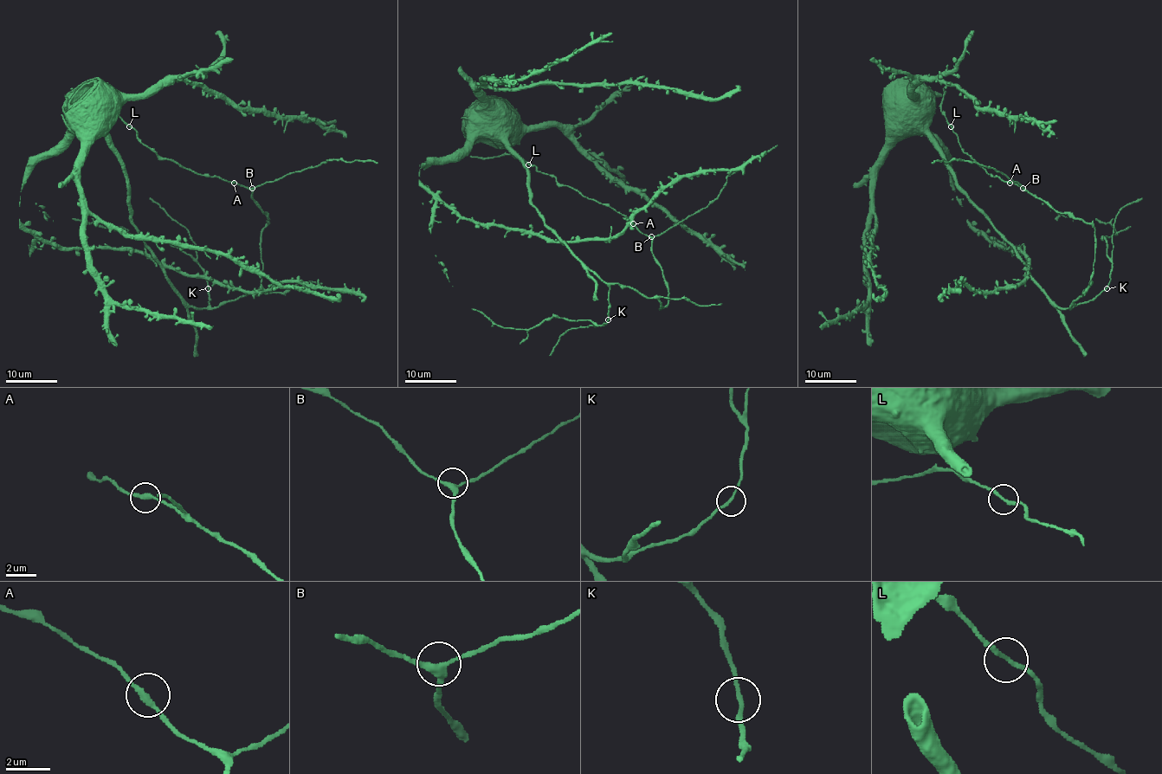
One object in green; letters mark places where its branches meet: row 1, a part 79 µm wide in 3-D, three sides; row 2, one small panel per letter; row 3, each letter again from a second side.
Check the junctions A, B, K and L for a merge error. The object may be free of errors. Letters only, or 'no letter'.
no letter

